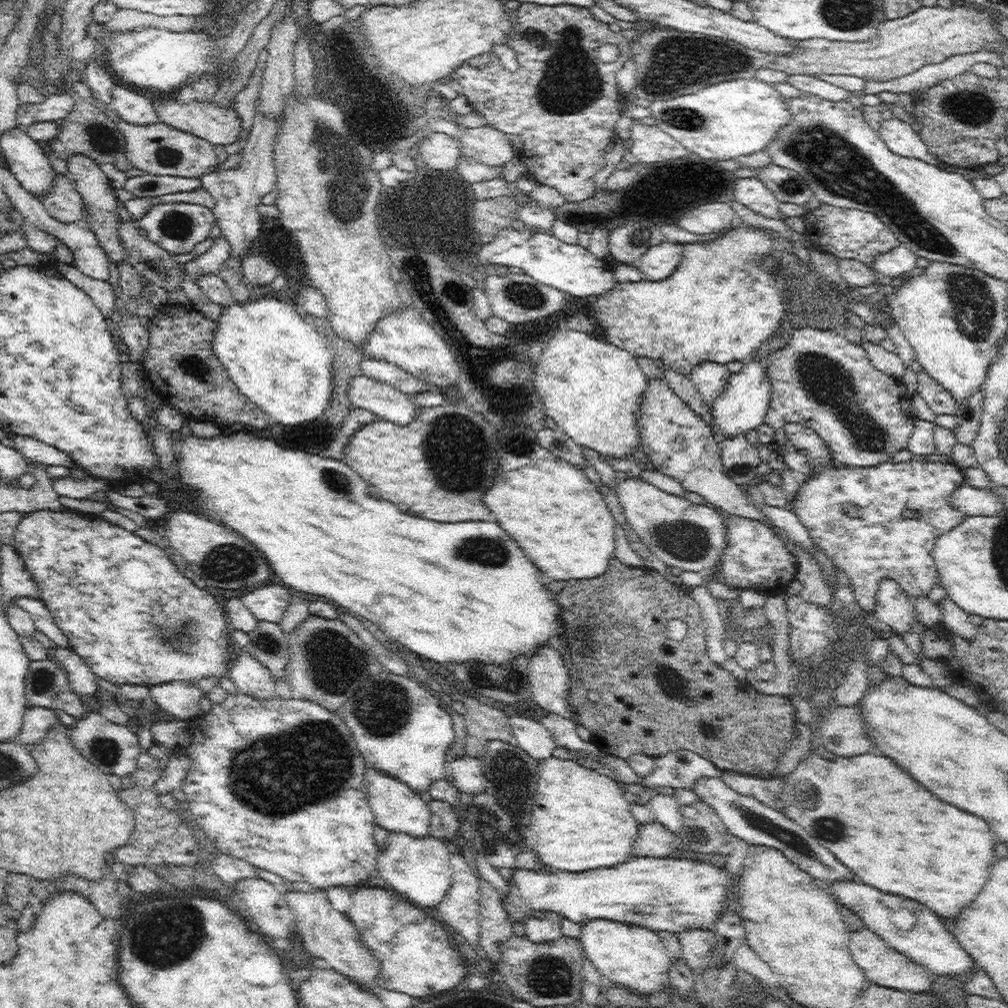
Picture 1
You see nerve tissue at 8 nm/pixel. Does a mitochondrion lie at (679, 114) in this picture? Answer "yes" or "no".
yes

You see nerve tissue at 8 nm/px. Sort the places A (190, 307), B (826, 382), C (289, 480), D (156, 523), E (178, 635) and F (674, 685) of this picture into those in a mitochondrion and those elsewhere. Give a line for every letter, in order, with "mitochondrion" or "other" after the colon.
A: other
B: mitochondrion
C: other
D: other
E: mitochondrion
F: mitochondrion

